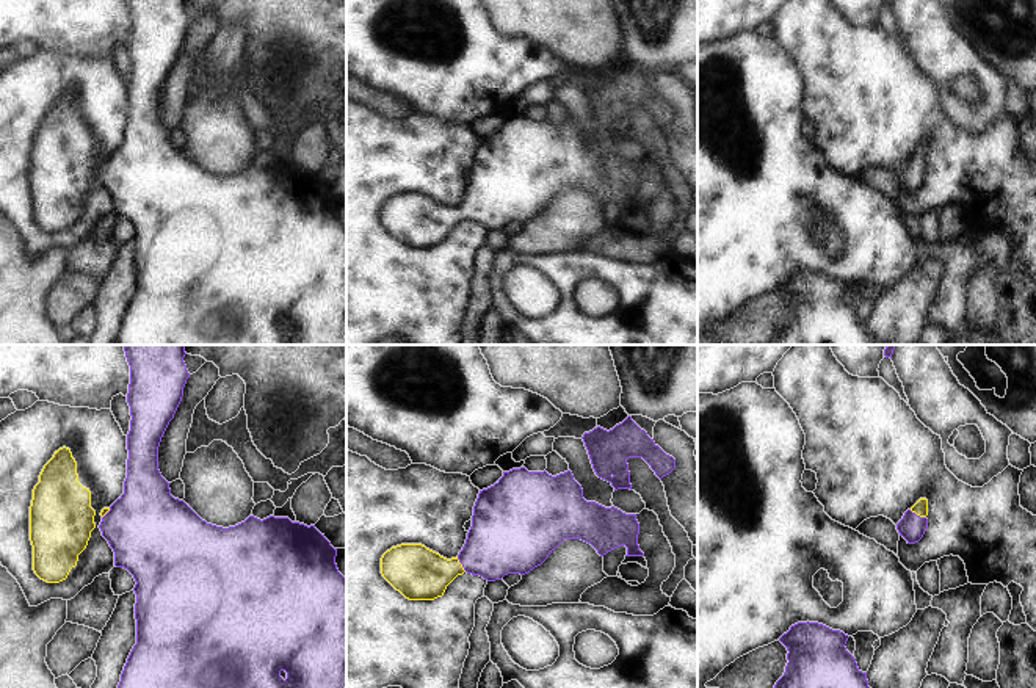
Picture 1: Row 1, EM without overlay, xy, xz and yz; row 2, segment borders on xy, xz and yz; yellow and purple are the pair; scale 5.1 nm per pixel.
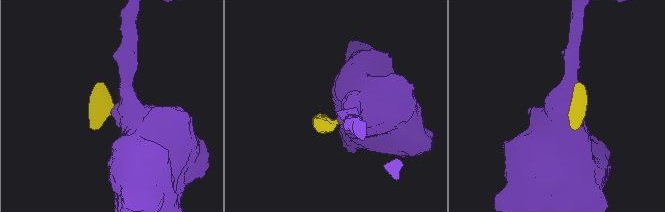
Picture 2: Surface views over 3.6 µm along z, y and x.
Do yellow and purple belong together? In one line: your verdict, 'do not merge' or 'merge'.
merge

